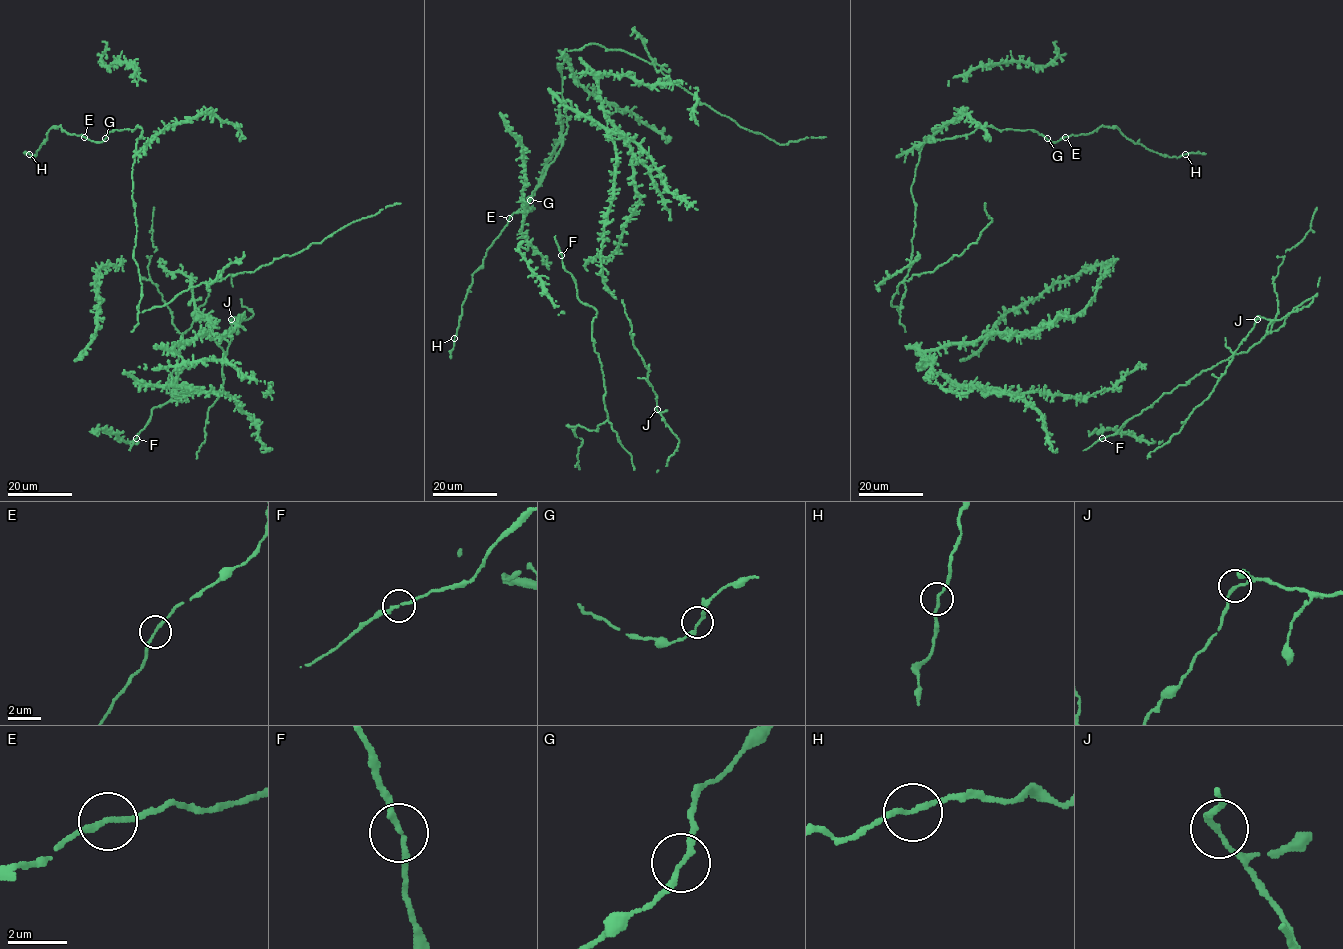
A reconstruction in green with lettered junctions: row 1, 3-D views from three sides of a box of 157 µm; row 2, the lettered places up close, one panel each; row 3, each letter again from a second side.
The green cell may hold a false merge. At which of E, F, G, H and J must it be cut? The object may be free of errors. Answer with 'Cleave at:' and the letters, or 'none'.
Cleave at: none

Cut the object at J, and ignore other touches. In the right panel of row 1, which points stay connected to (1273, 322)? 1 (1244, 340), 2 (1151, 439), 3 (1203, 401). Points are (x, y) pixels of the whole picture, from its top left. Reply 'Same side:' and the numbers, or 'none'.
Same side: 2

